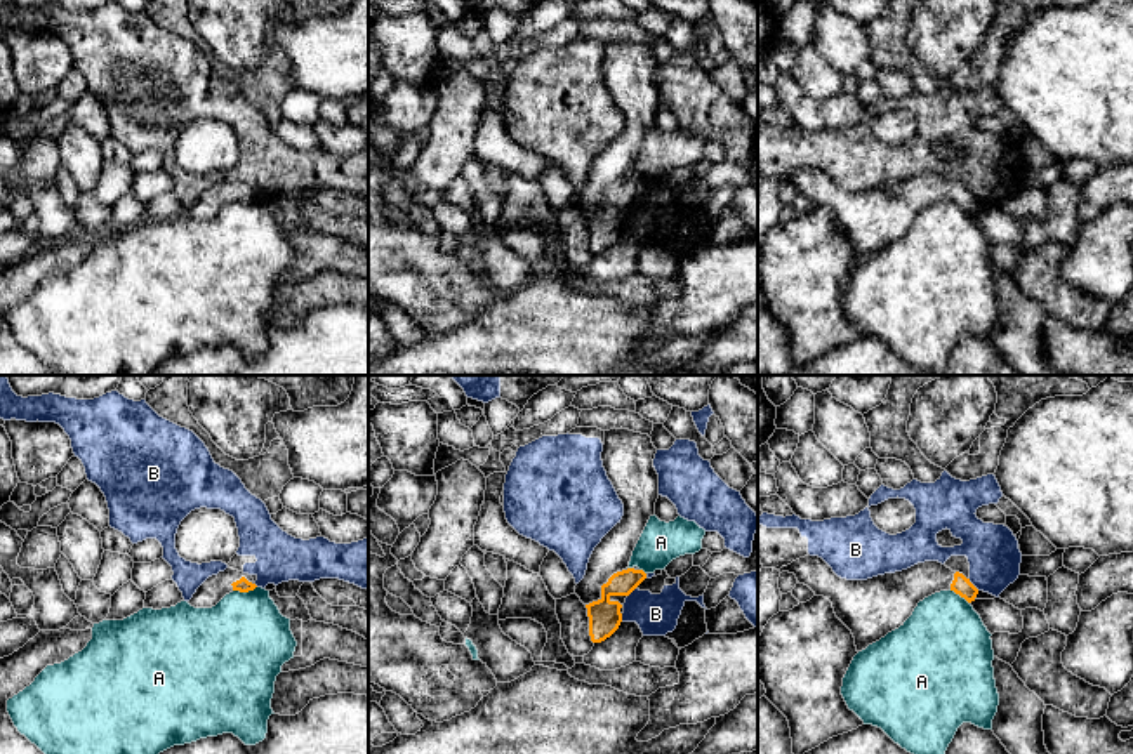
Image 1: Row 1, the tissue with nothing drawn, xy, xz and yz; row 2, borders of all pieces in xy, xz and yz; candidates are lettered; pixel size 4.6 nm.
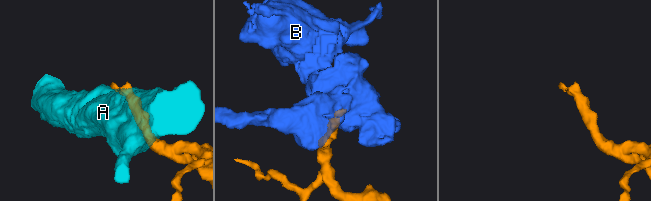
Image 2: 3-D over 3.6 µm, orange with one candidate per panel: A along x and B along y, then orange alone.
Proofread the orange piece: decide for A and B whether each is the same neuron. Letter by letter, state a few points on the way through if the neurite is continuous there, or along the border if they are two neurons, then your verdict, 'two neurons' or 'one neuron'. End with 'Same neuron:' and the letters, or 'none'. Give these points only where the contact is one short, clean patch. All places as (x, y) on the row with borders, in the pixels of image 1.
A: two neurons
B: border along yz (968, 577), (979, 589); two neurons
Same neuron: none

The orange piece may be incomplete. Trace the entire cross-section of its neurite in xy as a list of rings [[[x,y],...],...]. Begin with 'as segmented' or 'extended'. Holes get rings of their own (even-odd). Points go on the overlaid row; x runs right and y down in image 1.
extended; [[[228,566],[224,572],[209,577],[188,603],[195,608],[212,608],[233,591],[248,592],[255,587],[252,575]]]

